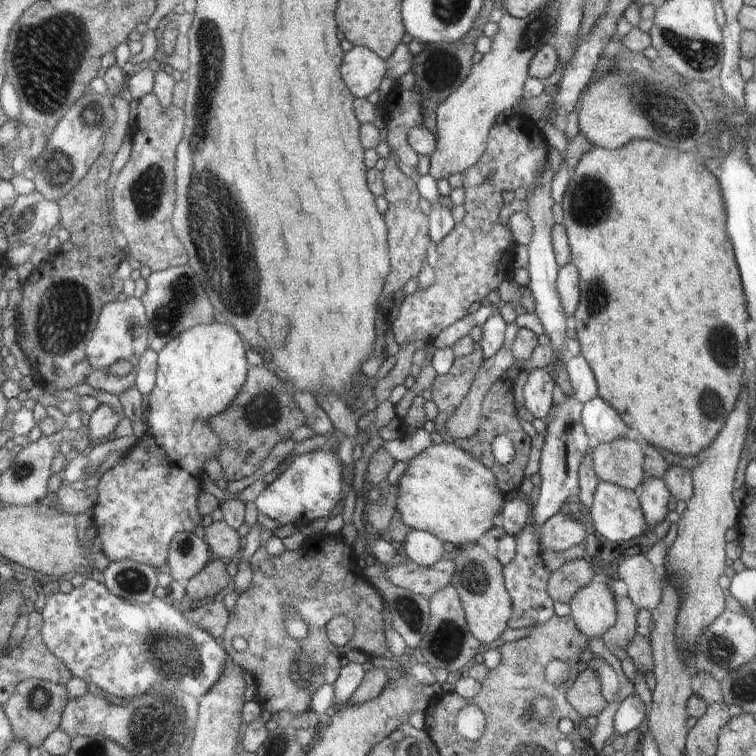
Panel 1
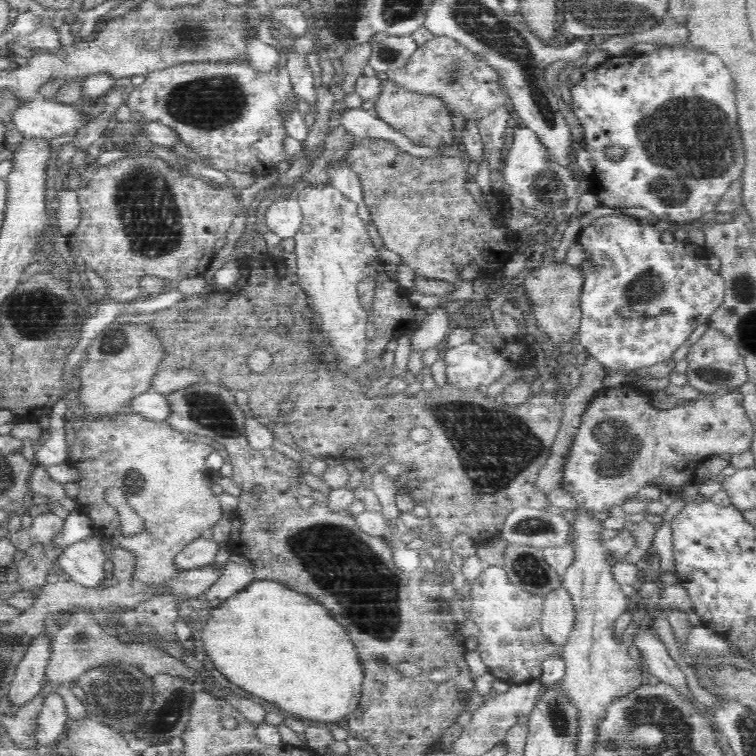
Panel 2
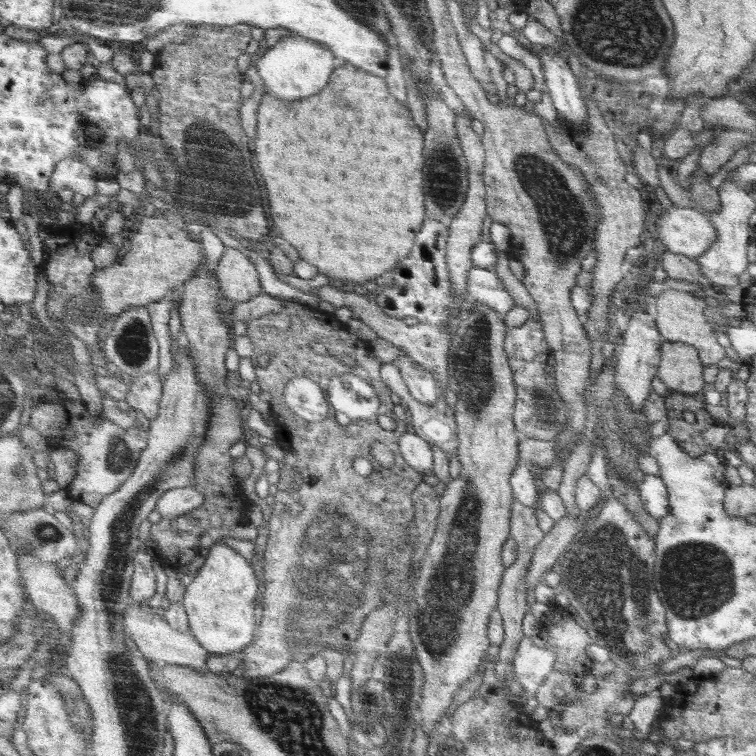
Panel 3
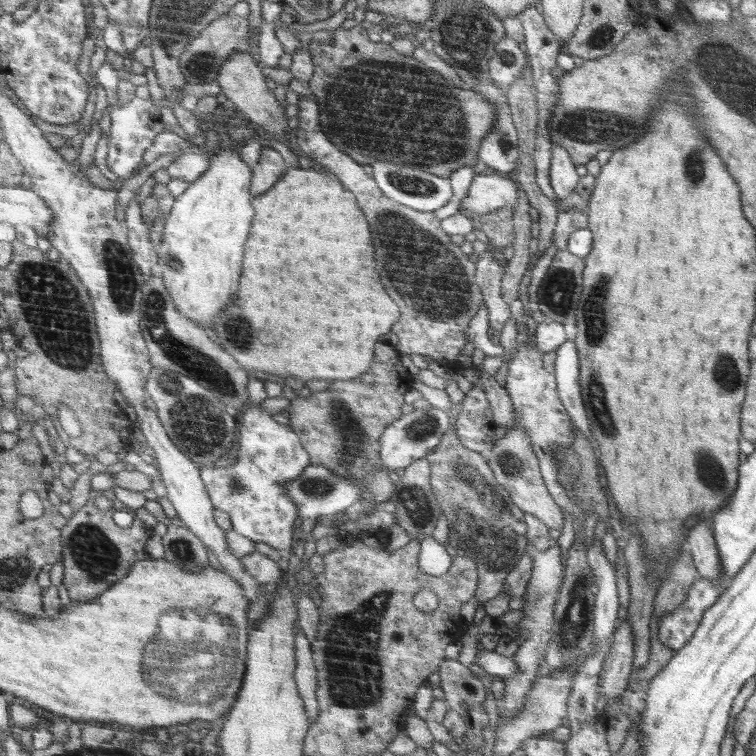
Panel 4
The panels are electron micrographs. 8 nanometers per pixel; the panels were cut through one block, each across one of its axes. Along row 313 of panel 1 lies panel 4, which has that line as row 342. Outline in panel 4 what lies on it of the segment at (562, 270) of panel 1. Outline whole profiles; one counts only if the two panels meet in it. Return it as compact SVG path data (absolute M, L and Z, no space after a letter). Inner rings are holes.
M567 338L556 350L553 374L557 393L570 421L588 439L588 420L584 411L579 382L579 356L574 339Z

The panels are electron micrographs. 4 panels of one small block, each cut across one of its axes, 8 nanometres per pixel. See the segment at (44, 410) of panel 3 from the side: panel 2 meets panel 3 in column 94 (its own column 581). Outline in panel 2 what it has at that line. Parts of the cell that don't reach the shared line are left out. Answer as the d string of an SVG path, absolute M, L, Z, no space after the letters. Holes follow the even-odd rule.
M625 382L619 388L602 388L593 397L581 417L580 427L569 446L570 454L562 470L561 488L572 496L580 509L602 512L620 508L622 504L628 504L628 500L638 500L636 496L640 496L644 488L660 488L660 492L677 495L684 484L693 484L698 480L696 470L704 458L741 454L751 448L755 431L743 408L742 393L738 390L729 394L705 395L669 410L654 408L652 393L654 391L649 388Z

